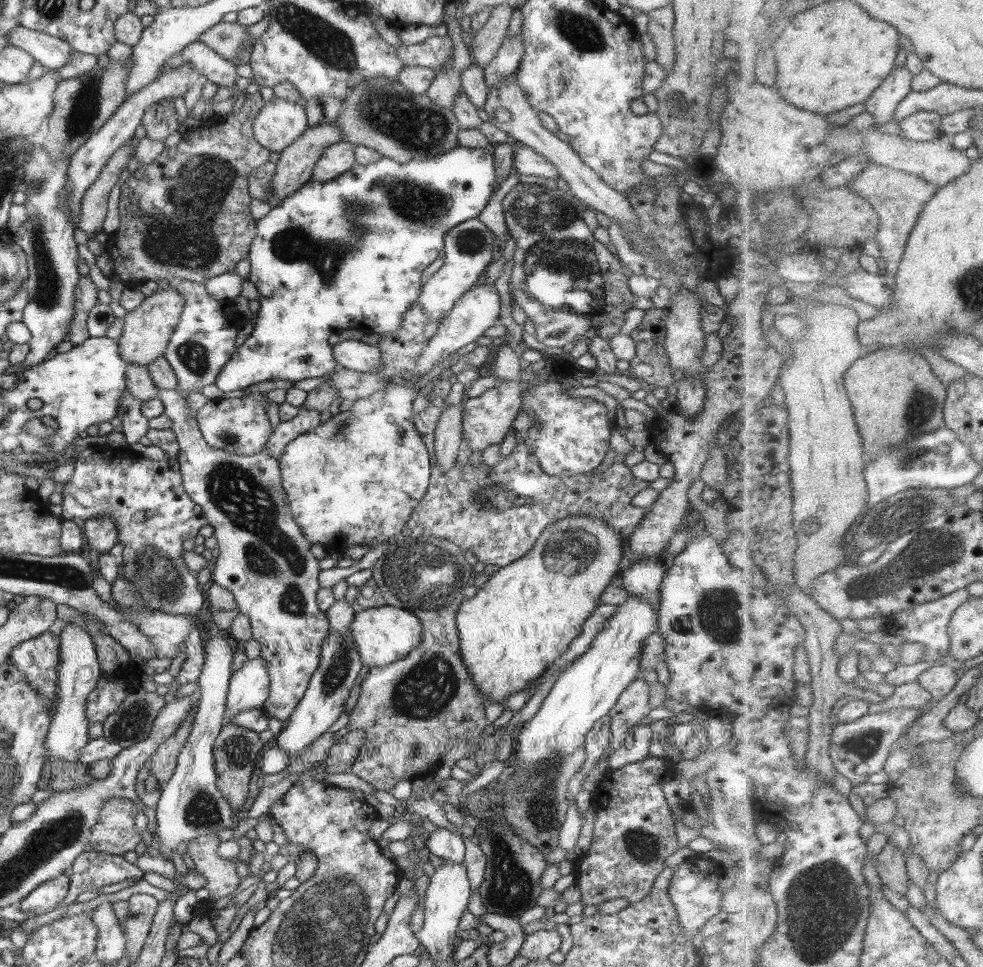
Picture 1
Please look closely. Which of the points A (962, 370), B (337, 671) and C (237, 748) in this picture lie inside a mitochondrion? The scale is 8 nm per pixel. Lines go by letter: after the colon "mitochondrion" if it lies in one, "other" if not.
A: other
B: mitochondrion
C: mitochondrion

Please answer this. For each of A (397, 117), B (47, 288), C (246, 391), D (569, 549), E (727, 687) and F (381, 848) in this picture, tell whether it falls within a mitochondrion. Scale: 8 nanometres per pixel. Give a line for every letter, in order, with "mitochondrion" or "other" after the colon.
A: mitochondrion
B: mitochondrion
C: other
D: mitochondrion
E: other
F: other

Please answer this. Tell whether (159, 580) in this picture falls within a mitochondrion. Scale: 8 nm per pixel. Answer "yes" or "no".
yes

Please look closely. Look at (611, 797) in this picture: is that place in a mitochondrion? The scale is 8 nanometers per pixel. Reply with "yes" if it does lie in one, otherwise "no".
no

